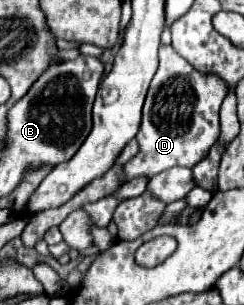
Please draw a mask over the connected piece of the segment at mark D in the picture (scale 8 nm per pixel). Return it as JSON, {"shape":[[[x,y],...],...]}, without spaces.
{"shape":[[[159,45],[159,69],[151,81],[137,133],[139,153],[123,167],[127,179],[139,175],[153,177],[169,167],[193,167],[203,161],[219,137],[219,107],[219,77],[201,77],[171,45]]]}

